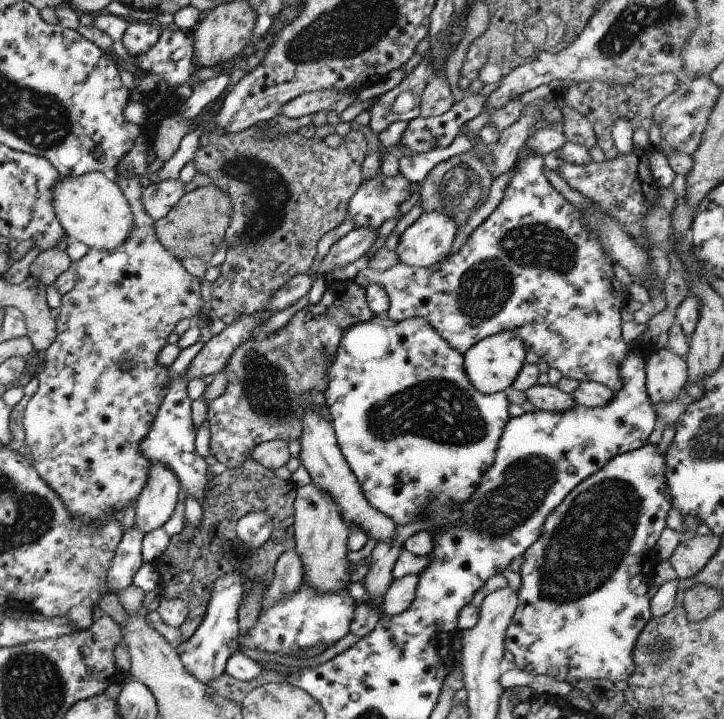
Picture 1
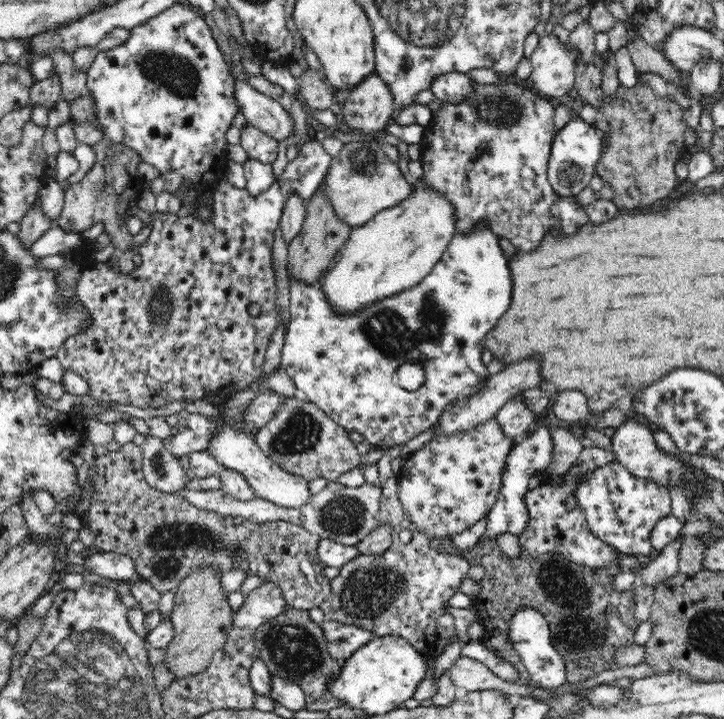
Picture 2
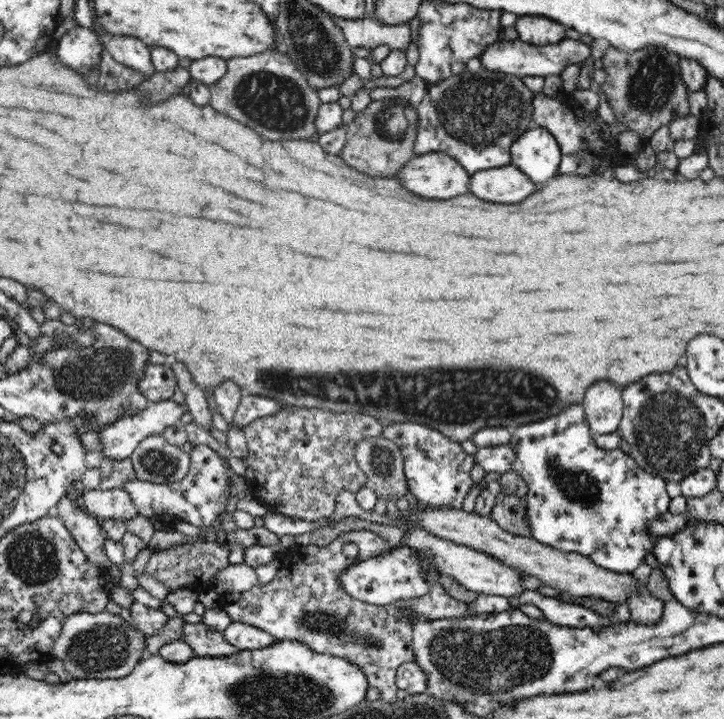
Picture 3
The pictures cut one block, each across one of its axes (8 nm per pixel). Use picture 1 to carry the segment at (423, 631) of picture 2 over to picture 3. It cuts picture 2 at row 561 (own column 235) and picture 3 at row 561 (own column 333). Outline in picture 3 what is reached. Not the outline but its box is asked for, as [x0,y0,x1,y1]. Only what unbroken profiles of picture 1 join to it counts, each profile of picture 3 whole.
[224,529,471,702]

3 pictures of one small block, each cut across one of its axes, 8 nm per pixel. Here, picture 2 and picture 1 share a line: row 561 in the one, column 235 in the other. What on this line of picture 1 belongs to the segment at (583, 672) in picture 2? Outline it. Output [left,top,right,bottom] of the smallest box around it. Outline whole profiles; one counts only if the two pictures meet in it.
[151,453,295,642]

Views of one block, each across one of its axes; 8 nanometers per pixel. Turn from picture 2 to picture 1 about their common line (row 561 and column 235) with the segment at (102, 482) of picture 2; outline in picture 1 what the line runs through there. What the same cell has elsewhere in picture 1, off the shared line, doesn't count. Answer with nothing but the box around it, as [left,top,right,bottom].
[193,119,369,326]

